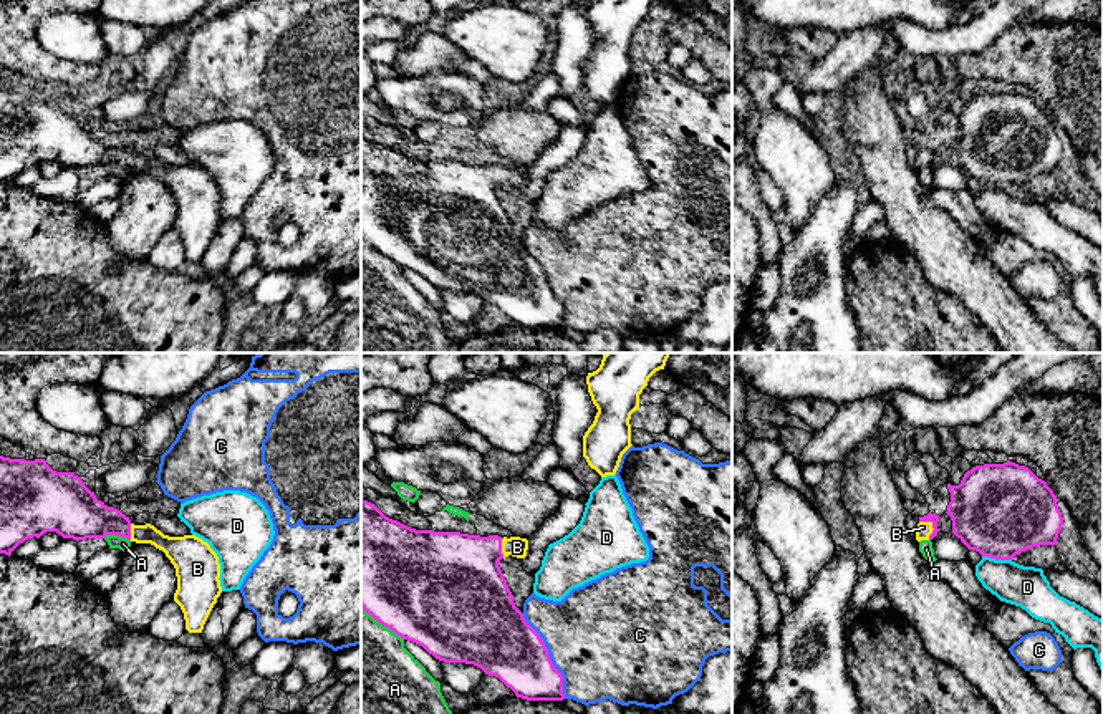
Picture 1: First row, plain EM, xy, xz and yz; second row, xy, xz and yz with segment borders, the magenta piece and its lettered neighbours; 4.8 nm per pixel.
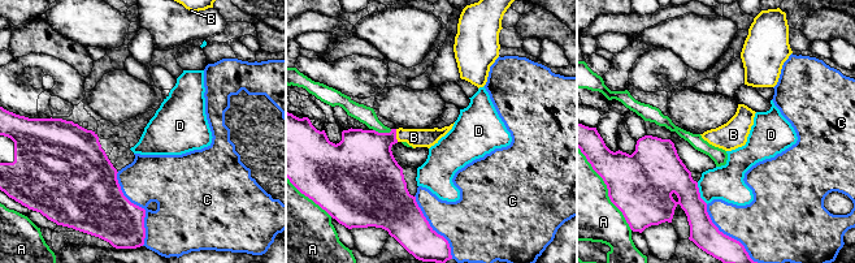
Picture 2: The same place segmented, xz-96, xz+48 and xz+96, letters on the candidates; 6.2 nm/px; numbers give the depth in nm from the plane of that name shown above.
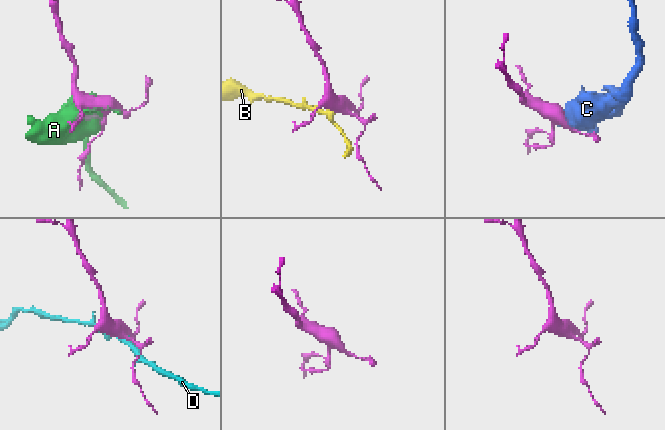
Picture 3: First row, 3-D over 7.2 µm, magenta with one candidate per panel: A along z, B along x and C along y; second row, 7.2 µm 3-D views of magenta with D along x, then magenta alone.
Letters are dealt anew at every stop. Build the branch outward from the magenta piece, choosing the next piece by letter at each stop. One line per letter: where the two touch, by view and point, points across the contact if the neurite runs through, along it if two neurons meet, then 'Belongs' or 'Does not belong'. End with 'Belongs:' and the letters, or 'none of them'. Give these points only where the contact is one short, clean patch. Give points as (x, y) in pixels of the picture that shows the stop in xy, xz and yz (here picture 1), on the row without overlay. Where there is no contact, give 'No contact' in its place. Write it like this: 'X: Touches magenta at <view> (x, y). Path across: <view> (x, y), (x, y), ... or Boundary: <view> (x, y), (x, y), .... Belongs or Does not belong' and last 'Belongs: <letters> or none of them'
A: Touches magenta at xy (116, 163). Does not belong
B: Touches magenta at yz (933, 154). Belongs
C: Touches magenta at xz (549, 285). Does not belong
D: Touches magenta at yz (997, 188). Does not belong
Belongs: B

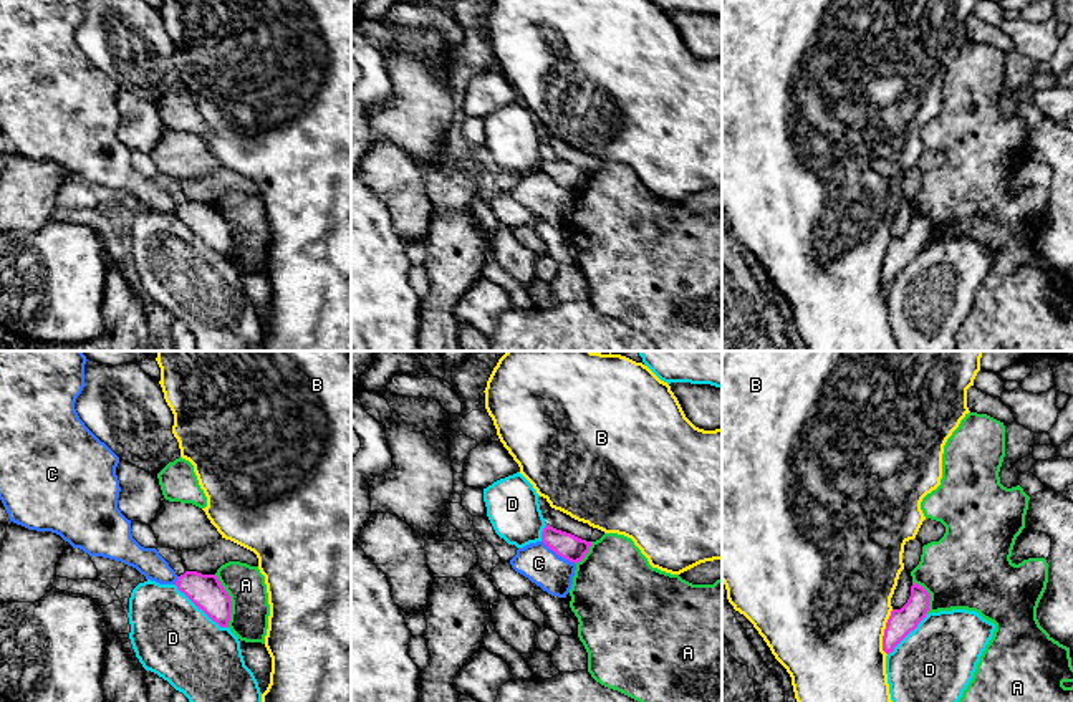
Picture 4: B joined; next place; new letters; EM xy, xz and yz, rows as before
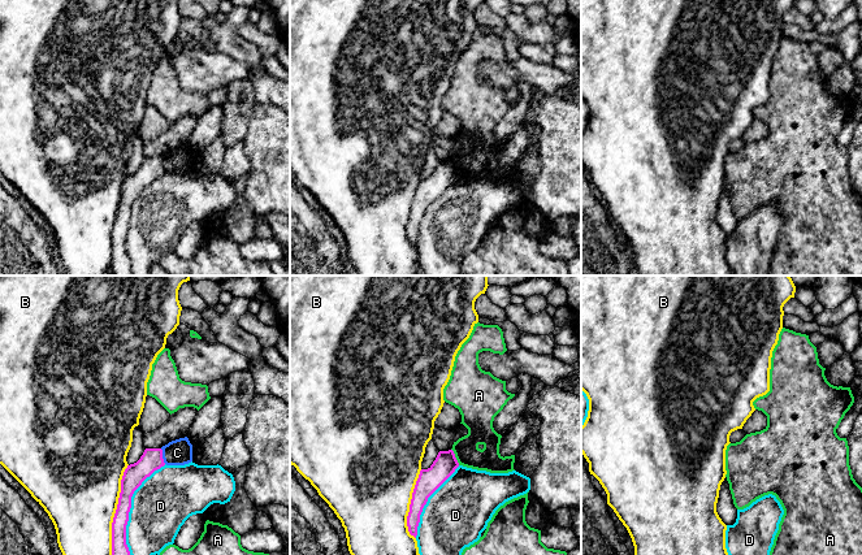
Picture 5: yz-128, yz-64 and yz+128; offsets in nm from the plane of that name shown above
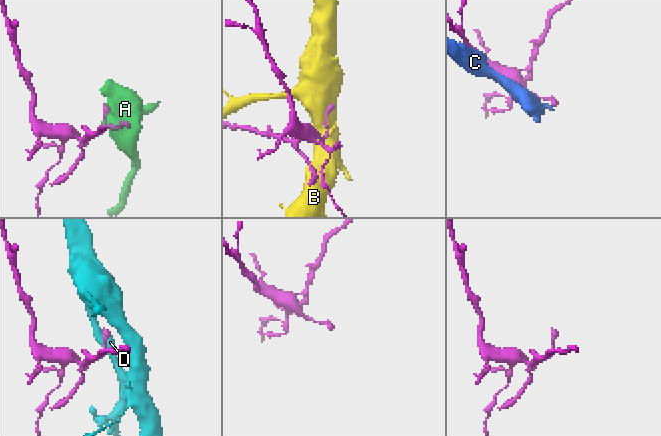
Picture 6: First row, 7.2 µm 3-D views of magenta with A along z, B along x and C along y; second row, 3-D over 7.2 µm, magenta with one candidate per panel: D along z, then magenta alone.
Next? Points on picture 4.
A: Touches magenta at xy (230, 230). Boundary: xy (214, 204), (230, 230), (229, 255). Does not belong
B: Touches magenta at yz (885, 262). Does not belong
C: Touches magenta at xz (558, 184). Boundary: xz (542, 169), (575, 194). Does not belong
D: Touches magenta at xy (201, 237). Does not belong
Belongs: none of them

